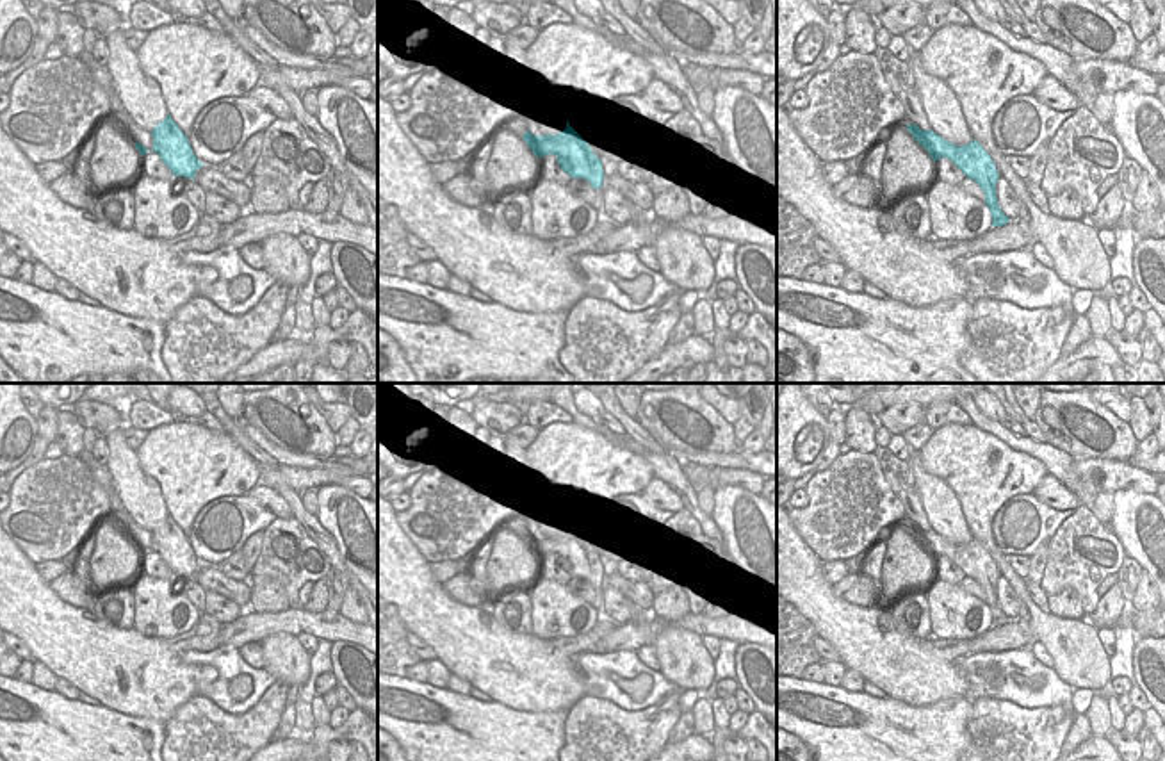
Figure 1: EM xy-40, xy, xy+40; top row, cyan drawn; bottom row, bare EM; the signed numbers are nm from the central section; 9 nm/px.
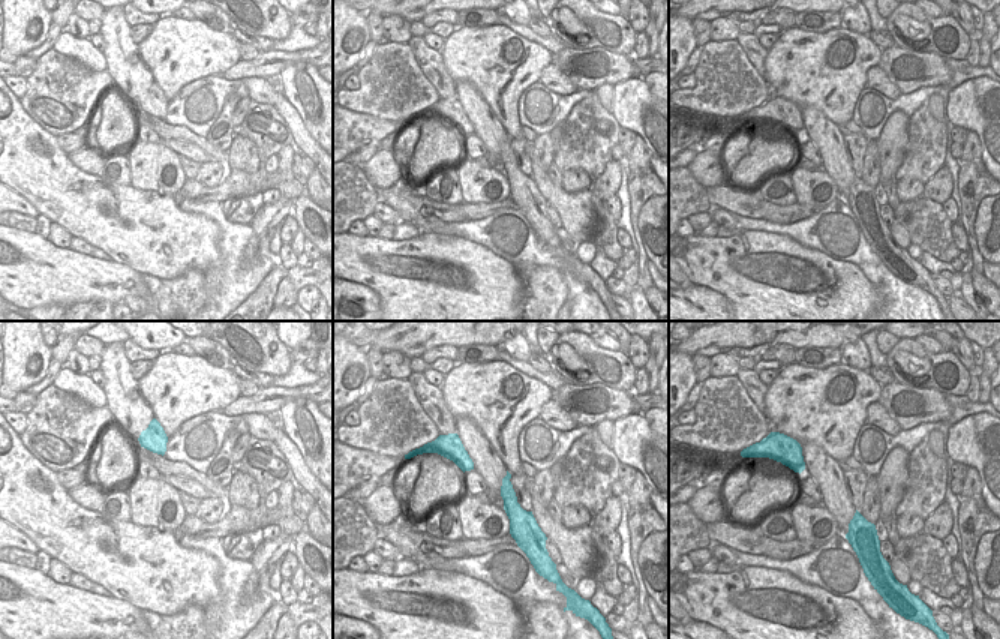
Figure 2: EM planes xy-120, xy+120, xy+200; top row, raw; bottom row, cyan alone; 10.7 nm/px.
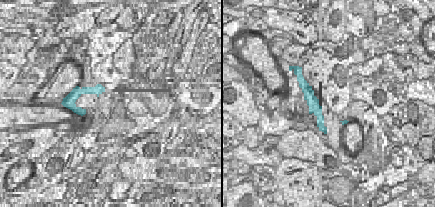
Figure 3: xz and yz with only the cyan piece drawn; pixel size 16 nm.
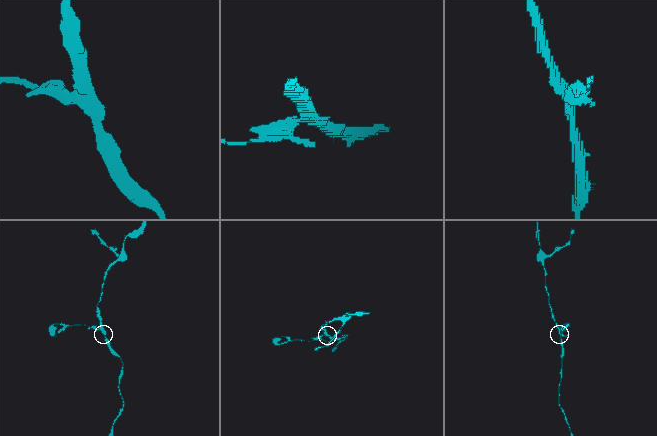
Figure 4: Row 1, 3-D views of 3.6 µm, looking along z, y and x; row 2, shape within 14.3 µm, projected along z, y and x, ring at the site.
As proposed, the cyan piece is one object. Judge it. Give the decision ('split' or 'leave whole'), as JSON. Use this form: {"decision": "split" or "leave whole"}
{"decision": "split"}

